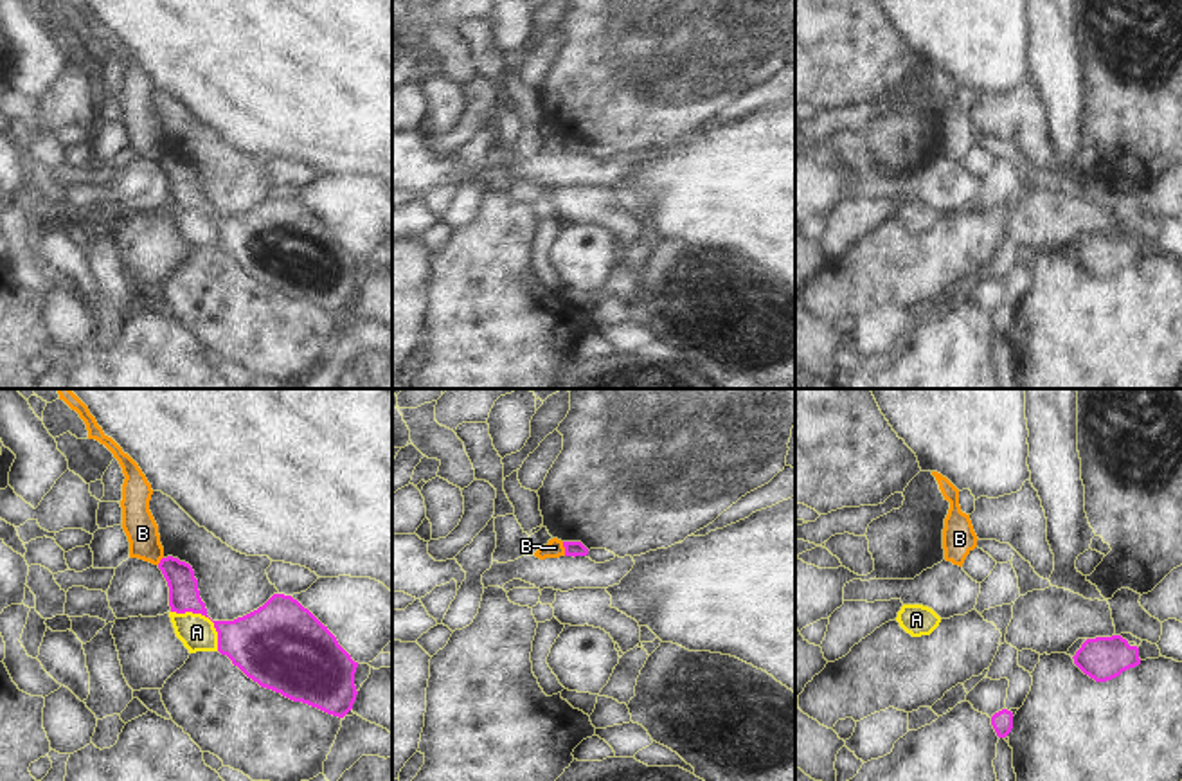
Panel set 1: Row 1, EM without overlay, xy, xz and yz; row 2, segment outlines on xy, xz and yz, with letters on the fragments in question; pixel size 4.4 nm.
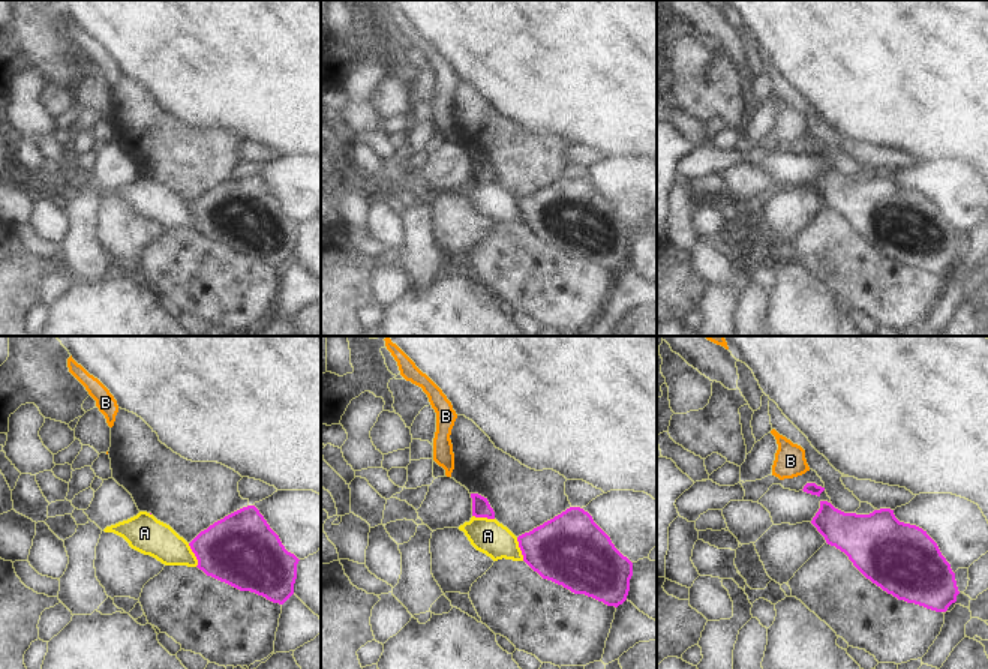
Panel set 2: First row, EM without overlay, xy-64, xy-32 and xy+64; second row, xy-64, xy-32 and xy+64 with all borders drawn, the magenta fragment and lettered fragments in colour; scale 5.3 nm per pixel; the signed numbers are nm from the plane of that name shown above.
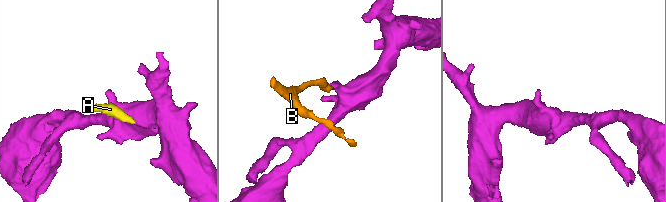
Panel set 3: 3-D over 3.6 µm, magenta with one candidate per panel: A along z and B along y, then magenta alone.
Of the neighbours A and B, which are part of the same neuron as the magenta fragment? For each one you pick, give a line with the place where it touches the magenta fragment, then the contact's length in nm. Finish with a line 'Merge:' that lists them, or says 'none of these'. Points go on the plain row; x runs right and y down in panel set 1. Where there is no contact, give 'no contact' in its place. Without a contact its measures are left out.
Merge: none of these

